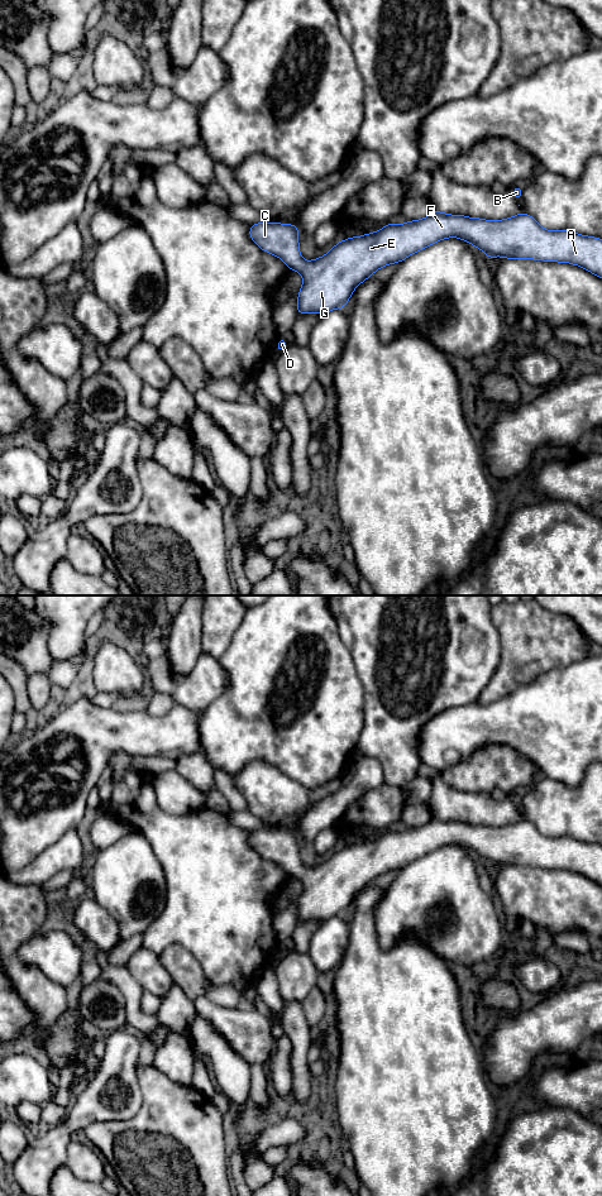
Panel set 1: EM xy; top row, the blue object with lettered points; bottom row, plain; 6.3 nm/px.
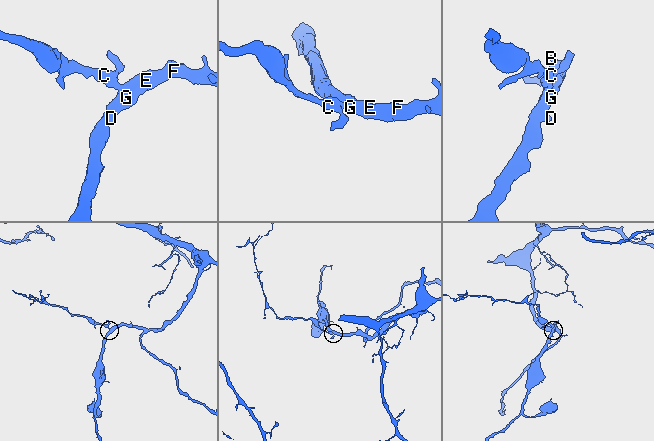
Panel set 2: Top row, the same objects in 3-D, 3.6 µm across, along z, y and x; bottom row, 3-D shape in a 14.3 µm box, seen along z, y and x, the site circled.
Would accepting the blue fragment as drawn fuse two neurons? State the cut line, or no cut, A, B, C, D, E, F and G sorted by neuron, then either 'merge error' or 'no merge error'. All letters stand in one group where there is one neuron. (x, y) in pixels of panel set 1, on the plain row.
no cut; A B C D E F G; no merge error

